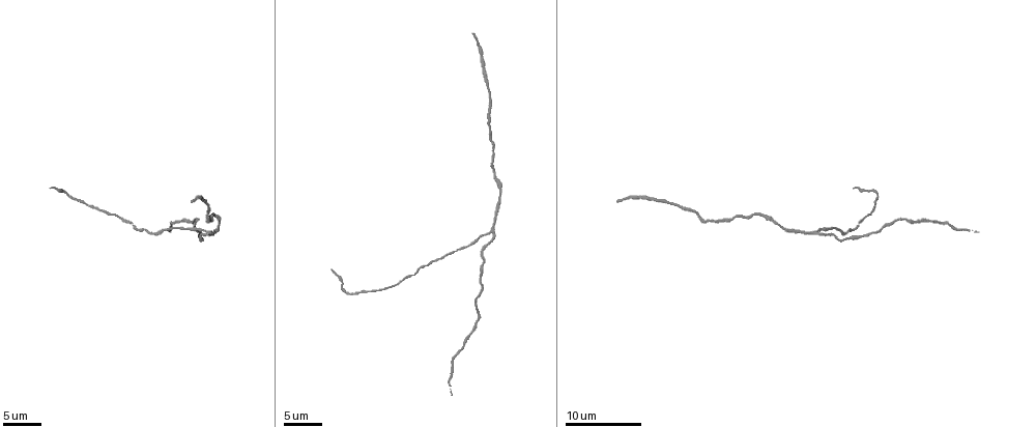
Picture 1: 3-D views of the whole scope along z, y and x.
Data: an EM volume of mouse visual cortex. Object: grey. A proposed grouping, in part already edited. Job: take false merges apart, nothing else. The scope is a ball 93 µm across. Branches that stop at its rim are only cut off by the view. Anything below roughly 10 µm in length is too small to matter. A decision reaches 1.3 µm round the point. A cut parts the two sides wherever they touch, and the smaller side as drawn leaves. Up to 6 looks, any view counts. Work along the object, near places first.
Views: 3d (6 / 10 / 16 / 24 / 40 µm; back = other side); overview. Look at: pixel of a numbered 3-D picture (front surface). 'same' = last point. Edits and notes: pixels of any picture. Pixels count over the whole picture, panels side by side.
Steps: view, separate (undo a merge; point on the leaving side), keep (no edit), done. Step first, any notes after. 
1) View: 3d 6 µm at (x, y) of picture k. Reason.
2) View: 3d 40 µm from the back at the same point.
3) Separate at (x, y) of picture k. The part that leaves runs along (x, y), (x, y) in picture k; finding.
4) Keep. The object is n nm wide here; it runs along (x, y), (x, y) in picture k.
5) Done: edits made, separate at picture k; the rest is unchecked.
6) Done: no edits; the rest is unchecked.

View: 3d 10 µm at (495, 177) of picture 1. Calibre changes.

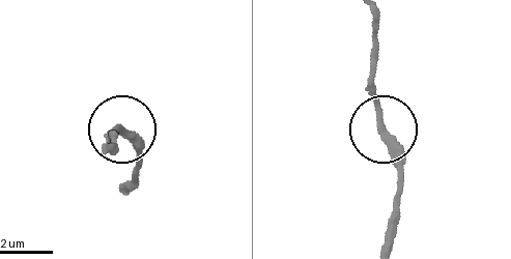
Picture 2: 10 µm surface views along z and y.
Keep. The object is 270 nm wide here; it runs along (384, 241), (396, 201), (396, 154), (376, 101), (370, 50) in picture 2; all the same cell.

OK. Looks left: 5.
View: 3d 10 µm at (712, 222) of picture 1.

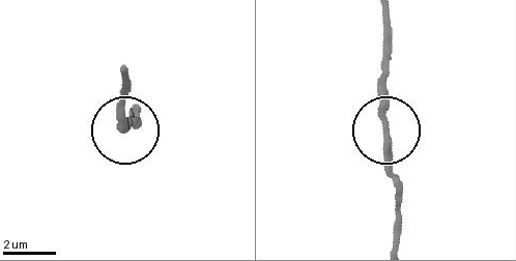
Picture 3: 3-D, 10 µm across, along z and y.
Keep. It runs along (393, 240), (399, 207), (386, 140), (386, 76) in picture 3; one cell here.

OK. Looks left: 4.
View: 3d 6 µm at (858, 235) of picture 1. Sudden change in width.

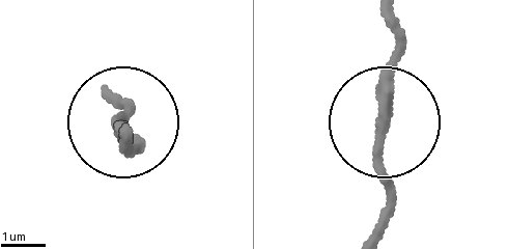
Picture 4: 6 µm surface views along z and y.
Keep. It runs along (390, 10), (397, 55), (378, 167), (390, 219) in picture 4; all the same cell.

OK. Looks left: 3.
Done: no edits; the rest is unchecked.

